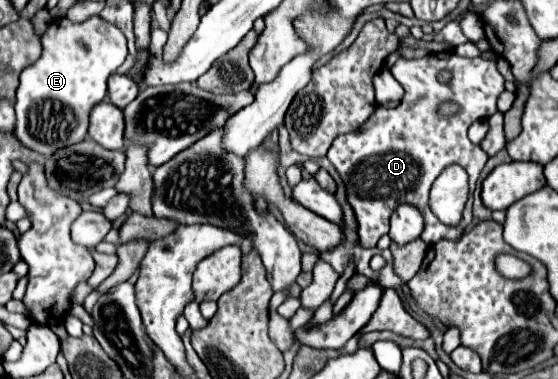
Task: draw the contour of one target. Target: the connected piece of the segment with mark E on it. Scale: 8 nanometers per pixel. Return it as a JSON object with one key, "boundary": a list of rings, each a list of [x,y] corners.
{"boundary":[[[100,16],[80,24],[60,18],[54,24],[56,30],[46,30],[40,38],[42,56],[22,70],[16,94],[16,138],[42,156],[86,138],[90,110],[104,100],[108,76],[128,56],[122,30]]]}

